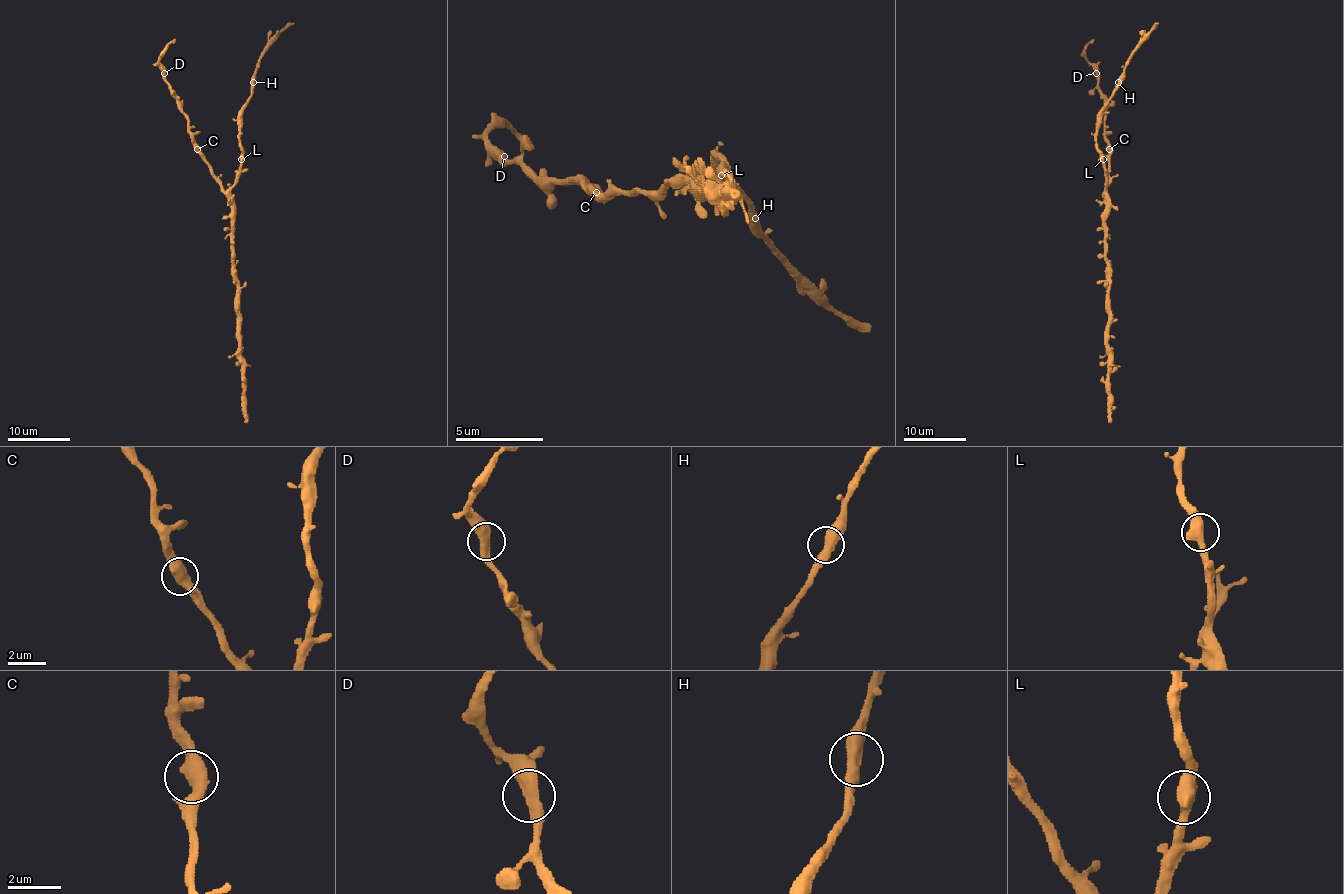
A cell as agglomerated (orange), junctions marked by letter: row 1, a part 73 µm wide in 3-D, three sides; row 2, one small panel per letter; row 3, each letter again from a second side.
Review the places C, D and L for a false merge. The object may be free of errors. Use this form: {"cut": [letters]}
{"cut": []}

